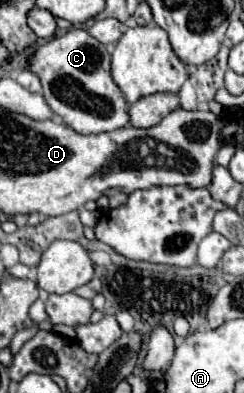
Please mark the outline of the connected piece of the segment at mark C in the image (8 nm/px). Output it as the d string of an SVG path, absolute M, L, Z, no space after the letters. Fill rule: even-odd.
M69 29L45 45L39 45L31 59L33 71L43 85L43 97L51 111L77 133L105 133L127 125L127 101L109 73L111 55L105 45L91 37L85 29Z

